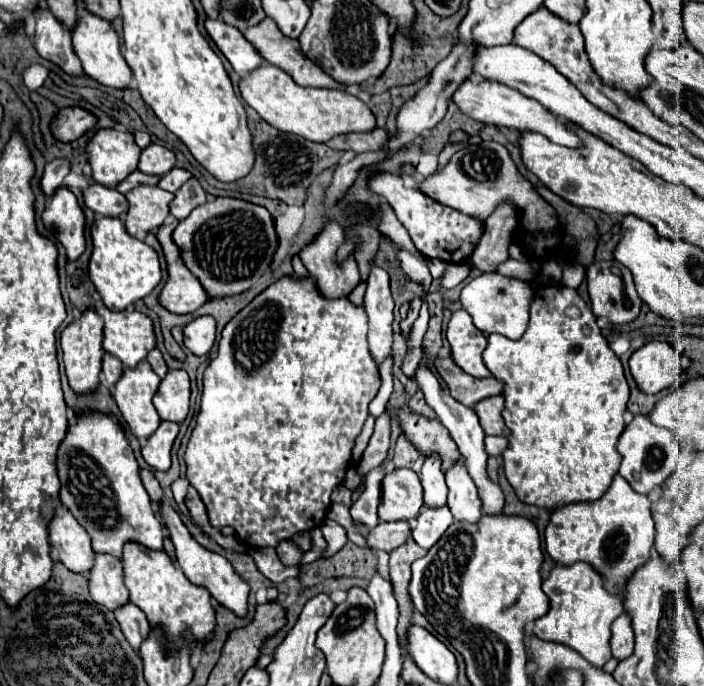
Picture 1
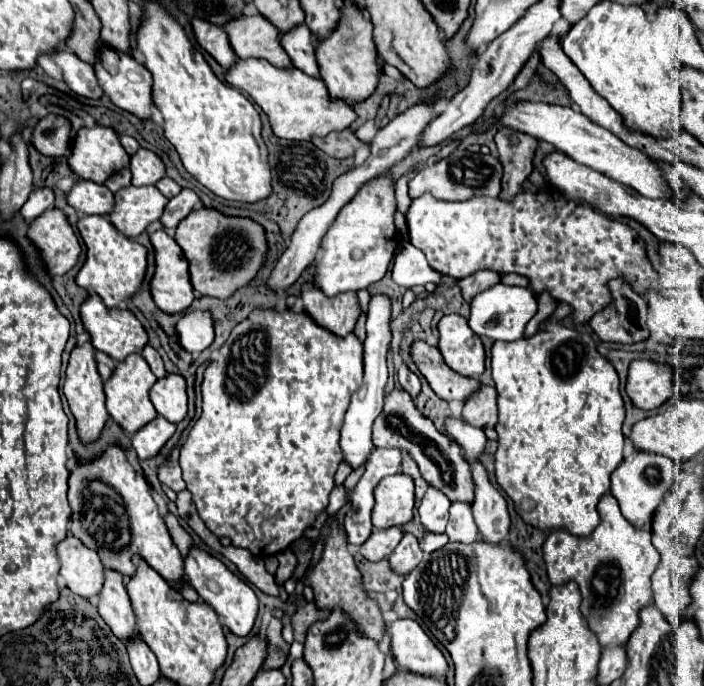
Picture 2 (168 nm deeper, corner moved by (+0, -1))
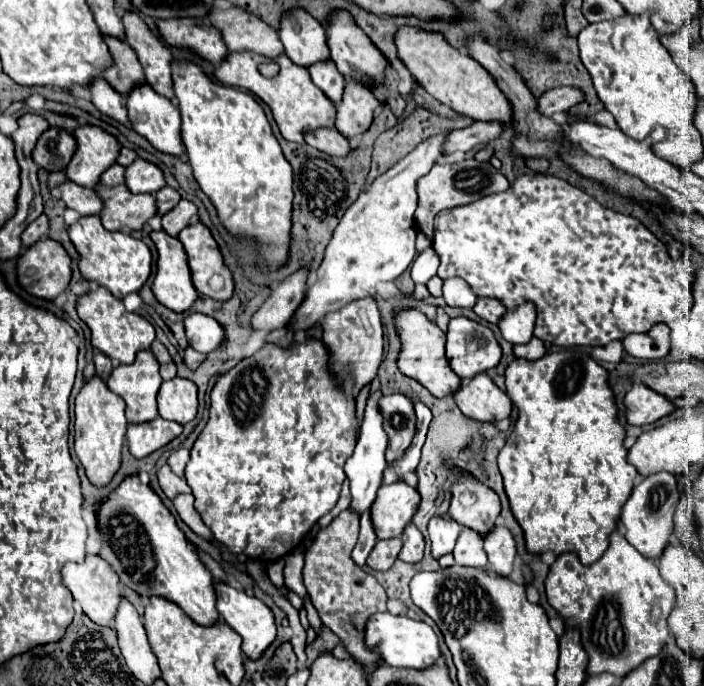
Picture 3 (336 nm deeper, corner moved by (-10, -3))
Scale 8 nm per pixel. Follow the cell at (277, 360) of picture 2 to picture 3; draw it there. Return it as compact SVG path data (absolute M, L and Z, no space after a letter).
M306 339L304 343L292 343L290 347L280 347L276 343L264 343L262 349L258 349L252 357L246 357L238 361L236 367L232 367L228 373L220 375L212 393L210 393L212 405L210 405L210 419L196 439L192 451L190 451L190 461L186 465L186 481L192 487L192 493L196 497L196 511L200 513L202 521L208 525L216 541L228 547L232 553L242 553L252 559L264 559L264 561L274 561L296 549L304 537L310 533L310 529L316 525L316 521L326 515L338 501L342 483L346 479L344 475L344 461L350 457L356 445L356 431L358 431L358 417L356 417L356 399L348 395L340 381L334 377L330 369L330 351L320 339Z

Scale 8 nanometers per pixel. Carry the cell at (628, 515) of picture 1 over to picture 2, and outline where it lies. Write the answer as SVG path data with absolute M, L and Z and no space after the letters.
M610 493L600 499L598 513L602 523L586 539L574 537L566 531L552 531L548 535L542 547L546 575L550 585L564 585L568 581L578 583L582 593L582 617L602 647L626 645L640 625L640 611L652 603L650 575L660 557L652 547L650 533L644 529L632 529L632 525L624 521L620 507Z

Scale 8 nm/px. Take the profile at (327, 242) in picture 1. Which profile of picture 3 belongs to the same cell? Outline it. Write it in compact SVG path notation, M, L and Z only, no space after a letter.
M358 299L342 307L340 311L328 313L322 319L322 331L322 341L326 343L332 355L332 369L338 375L338 379L342 379L344 391L350 395L358 393L366 383L370 383L376 377L378 365L382 361L382 325L376 299Z

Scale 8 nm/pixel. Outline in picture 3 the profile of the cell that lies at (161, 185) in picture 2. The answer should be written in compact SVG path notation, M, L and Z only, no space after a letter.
M162 187L158 193L156 193L156 199L158 199L158 215L164 215L168 213L172 207L176 207L176 203L180 201L180 193L172 187Z

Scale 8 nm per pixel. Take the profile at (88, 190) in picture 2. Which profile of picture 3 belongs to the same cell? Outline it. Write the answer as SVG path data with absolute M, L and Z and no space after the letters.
M72 181L60 185L60 199L66 203L66 207L78 211L80 215L100 215L102 211L100 195L94 189L80 187Z

